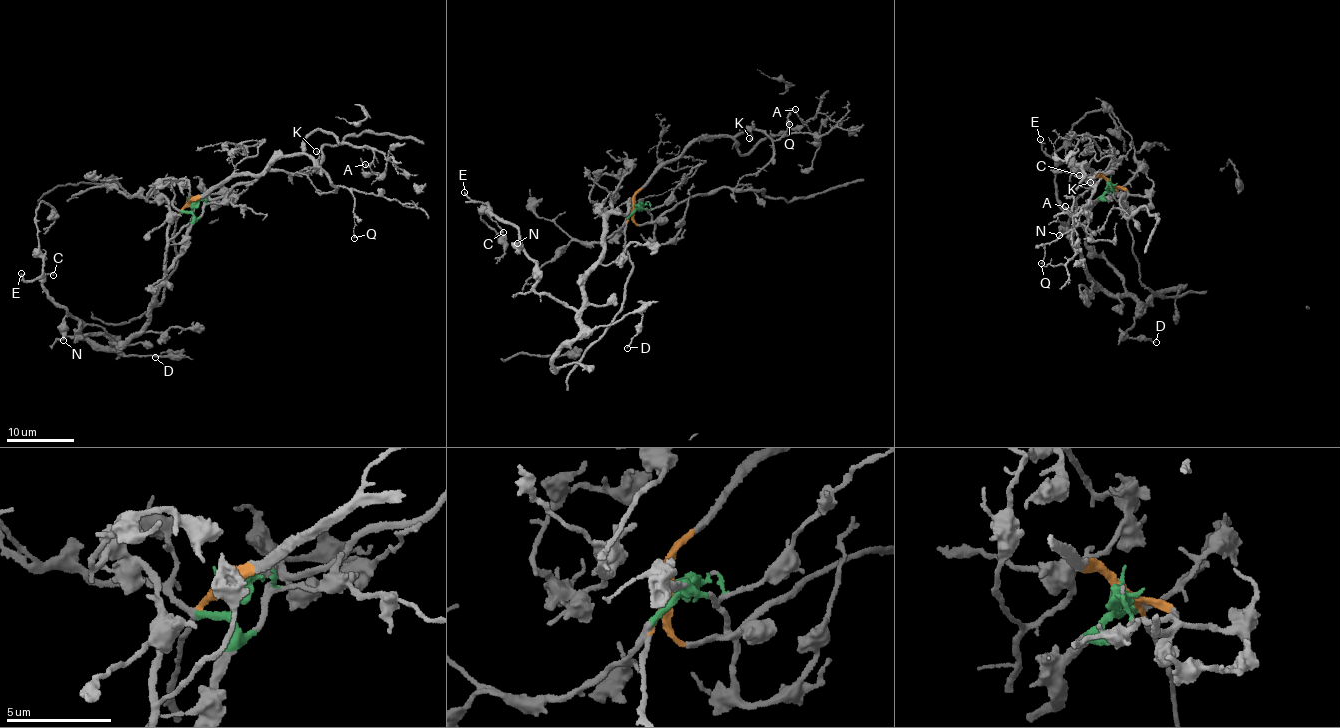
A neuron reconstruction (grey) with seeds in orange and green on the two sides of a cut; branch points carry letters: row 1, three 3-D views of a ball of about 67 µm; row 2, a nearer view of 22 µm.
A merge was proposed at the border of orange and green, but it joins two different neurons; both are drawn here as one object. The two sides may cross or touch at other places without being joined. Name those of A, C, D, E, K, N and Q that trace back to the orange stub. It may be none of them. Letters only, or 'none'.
A, K, Q

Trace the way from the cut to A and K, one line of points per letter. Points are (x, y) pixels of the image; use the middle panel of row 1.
A: (633, 206), (640, 188), (695, 140), (729, 137), (740, 153), (751, 152), (766, 139), (805, 125), (795, 109)
K: (633, 206), (640, 188), (695, 140), (739, 136), (748, 131), (749, 138)

